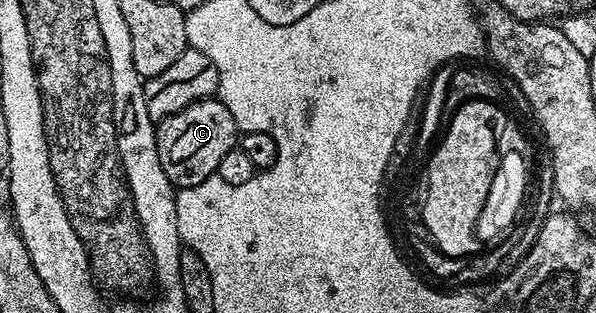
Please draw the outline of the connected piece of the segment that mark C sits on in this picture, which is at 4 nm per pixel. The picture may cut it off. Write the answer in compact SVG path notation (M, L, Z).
M219 98L195 101L182 111L166 116L156 125L156 146L159 162L175 188L197 186L215 174L227 151L239 142L240 132L234 115Z

